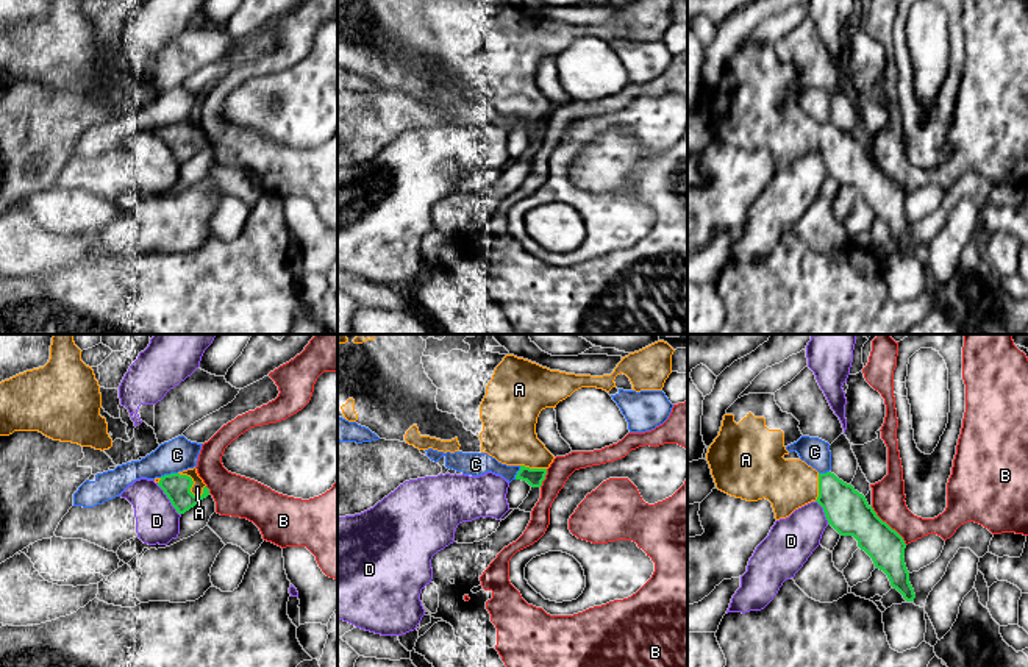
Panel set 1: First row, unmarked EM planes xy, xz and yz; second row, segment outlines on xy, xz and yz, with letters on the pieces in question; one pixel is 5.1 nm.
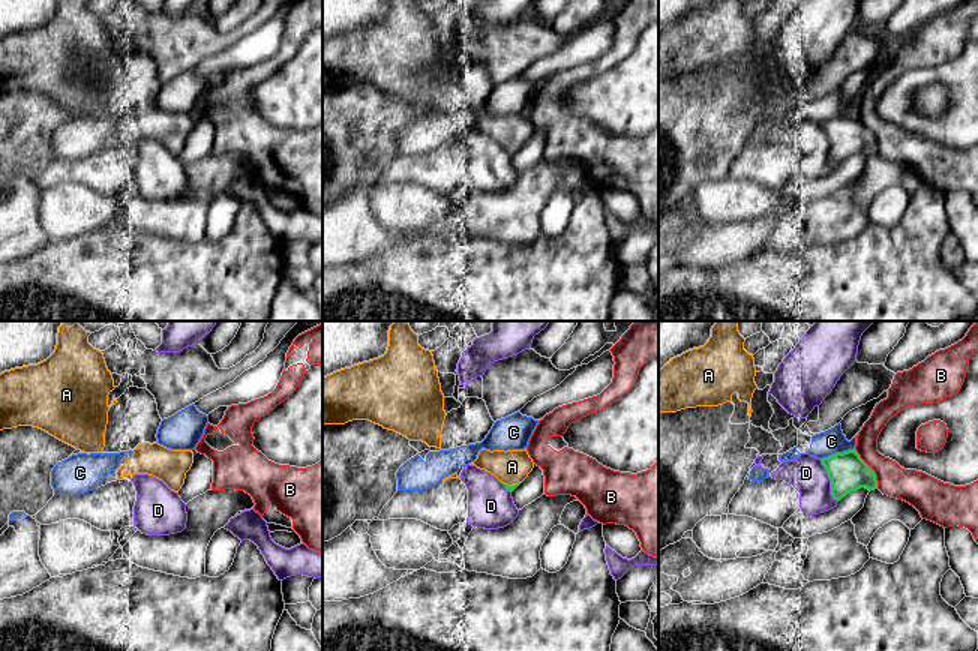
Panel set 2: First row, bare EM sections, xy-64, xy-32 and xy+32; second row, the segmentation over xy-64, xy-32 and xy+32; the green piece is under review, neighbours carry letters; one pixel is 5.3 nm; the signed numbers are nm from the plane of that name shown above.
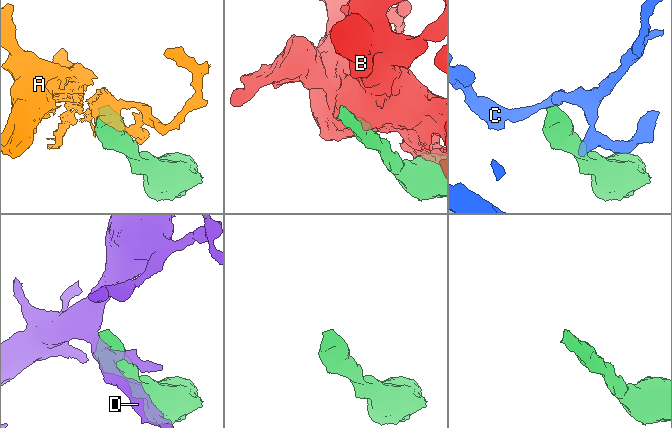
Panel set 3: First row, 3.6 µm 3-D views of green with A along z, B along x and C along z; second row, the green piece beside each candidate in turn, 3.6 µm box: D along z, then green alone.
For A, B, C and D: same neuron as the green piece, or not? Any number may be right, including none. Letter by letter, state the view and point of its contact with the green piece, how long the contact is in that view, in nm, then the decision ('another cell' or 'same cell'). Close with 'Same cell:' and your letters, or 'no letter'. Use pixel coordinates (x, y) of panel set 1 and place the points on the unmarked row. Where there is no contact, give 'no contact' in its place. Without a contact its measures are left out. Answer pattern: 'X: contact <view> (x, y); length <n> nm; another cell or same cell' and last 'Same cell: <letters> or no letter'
A: contact xy (192, 133); length 170 nm; same cell
B: contact yz (888, 175); length 280 nm; another cell
C: contact xy (167, 125); length 100 nm; another cell
D: contact xy (167, 147); length 200 nm; another cell
Same cell: A

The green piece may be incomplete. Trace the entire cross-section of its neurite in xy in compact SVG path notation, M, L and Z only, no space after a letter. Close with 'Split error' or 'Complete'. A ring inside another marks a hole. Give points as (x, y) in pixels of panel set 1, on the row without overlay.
M195 117L155 128L155 133L164 141L178 164L184 164L209 145Z. Split error

